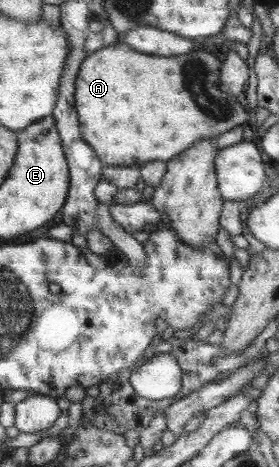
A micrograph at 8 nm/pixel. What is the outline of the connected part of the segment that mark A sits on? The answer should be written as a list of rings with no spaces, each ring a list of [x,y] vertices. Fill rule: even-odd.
[[[110,45],[106,49],[100,49],[92,55],[88,55],[88,59],[84,61],[80,74],[76,80],[76,110],[79,114],[80,127],[84,139],[95,149],[98,157],[103,161],[105,167],[141,167],[150,163],[150,161],[162,160],[169,162],[173,157],[179,156],[183,151],[191,148],[192,145],[198,144],[199,141],[208,140],[209,137],[222,135],[238,125],[244,125],[252,121],[252,115],[249,113],[244,100],[234,100],[230,96],[220,91],[220,67],[222,63],[206,51],[192,51],[188,55],[180,55],[180,57],[156,57],[156,55],[146,55],[146,53],[138,53],[128,45]]]

